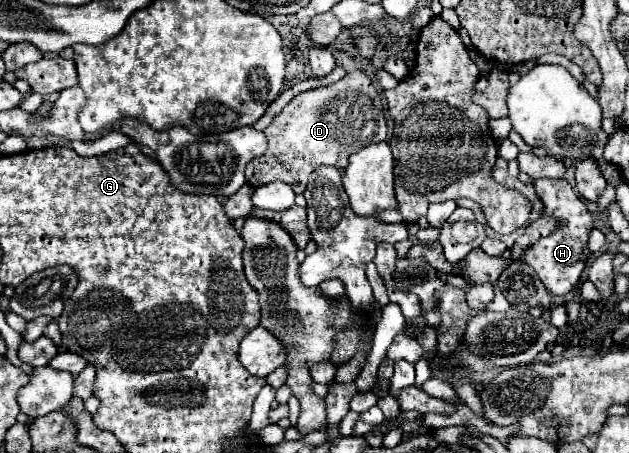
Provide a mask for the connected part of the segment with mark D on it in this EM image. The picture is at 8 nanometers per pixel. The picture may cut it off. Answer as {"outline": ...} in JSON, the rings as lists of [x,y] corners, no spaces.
{"outline":[[[362,70],[348,72],[342,80],[296,94],[264,130],[268,150],[246,164],[246,182],[252,186],[284,180],[296,194],[302,194],[310,172],[322,164],[344,170],[348,156],[370,144],[386,140],[386,118],[382,96],[370,76]]]}

